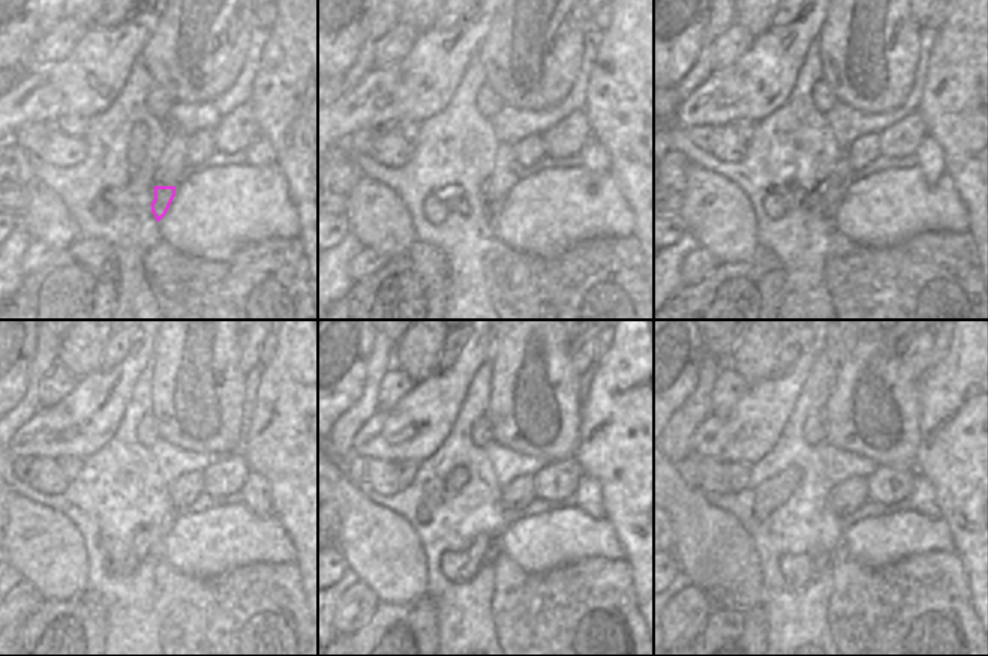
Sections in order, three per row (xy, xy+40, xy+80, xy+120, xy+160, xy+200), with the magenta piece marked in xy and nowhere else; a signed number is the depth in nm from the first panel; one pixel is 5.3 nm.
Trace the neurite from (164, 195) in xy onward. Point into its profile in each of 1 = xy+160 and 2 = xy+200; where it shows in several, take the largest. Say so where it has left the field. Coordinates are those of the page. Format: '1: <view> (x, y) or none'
1: xy+160 (485, 560)
2: xy+200 (822, 565)

